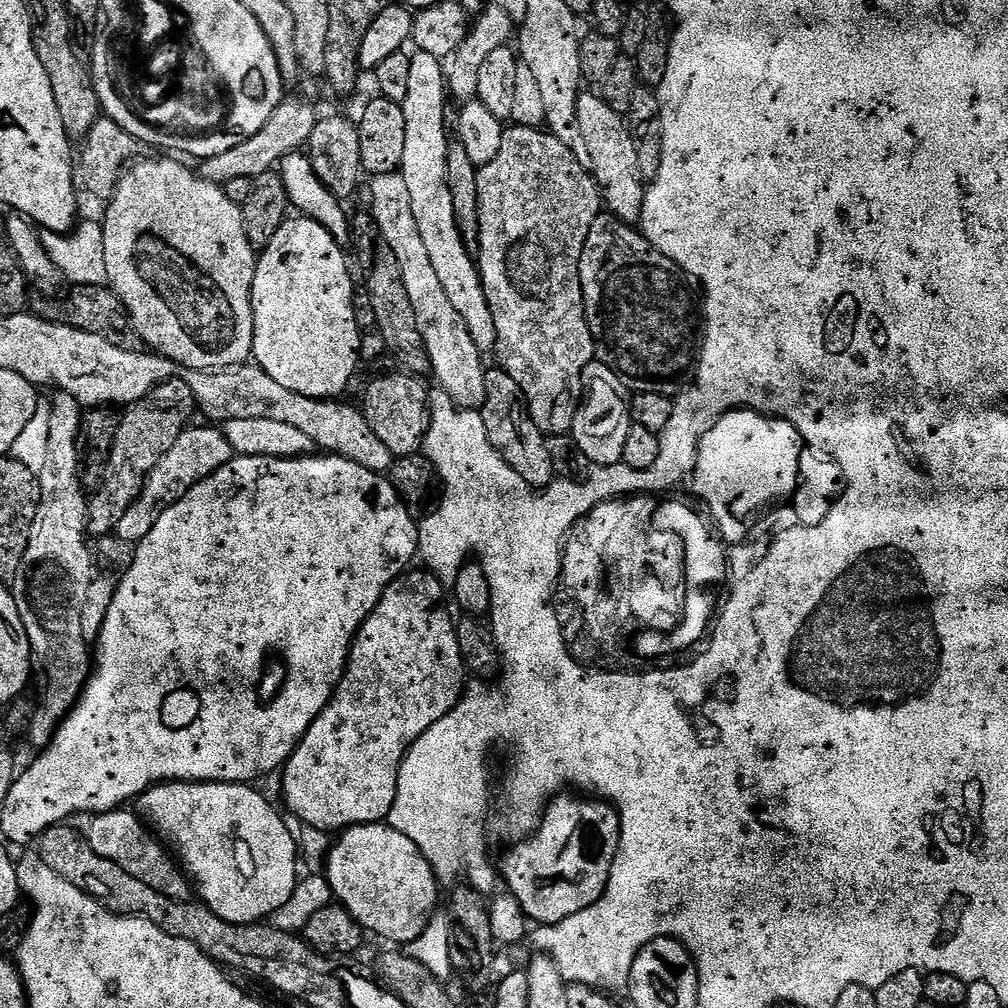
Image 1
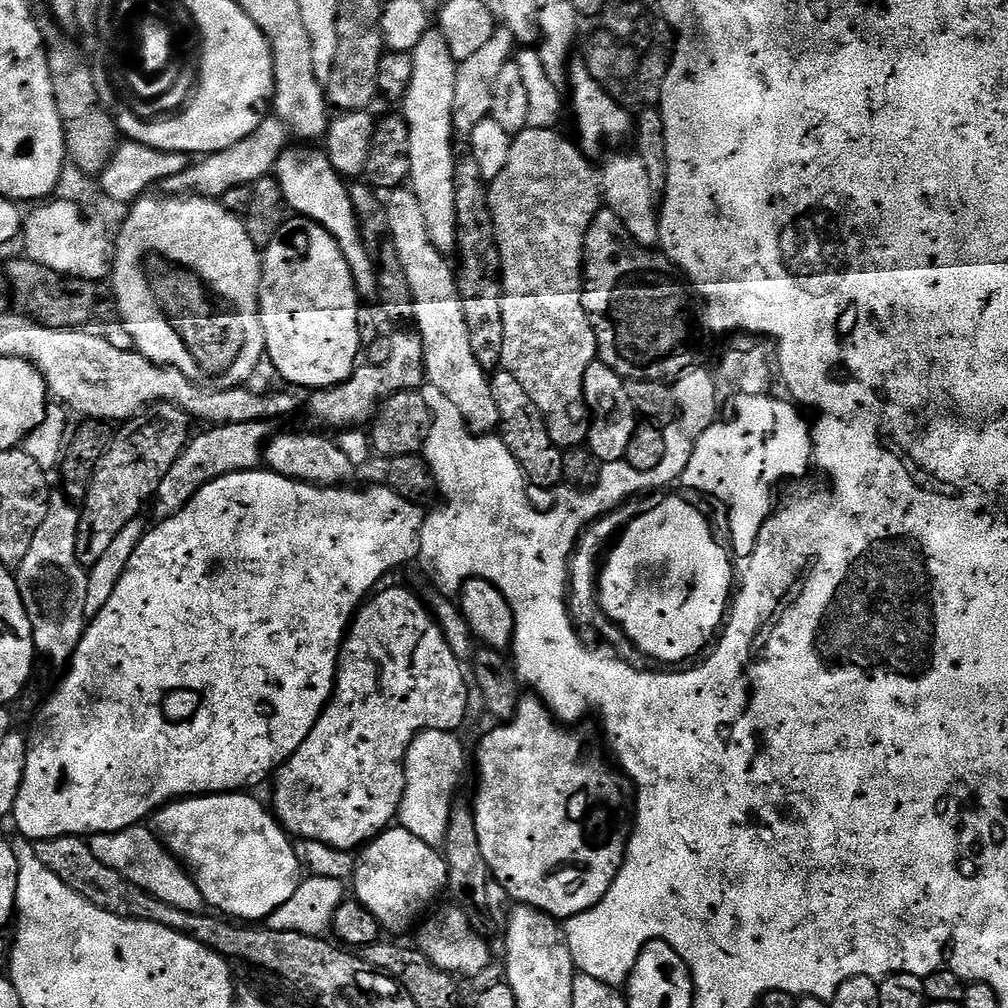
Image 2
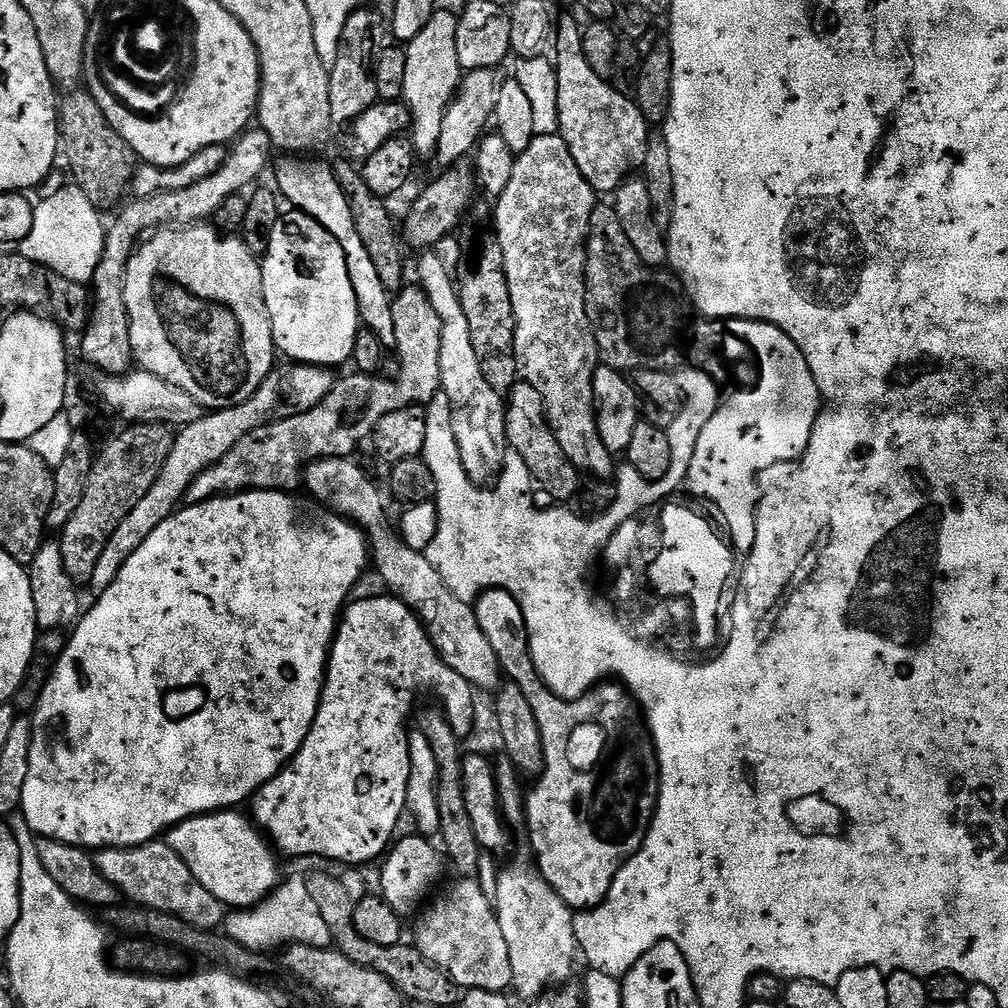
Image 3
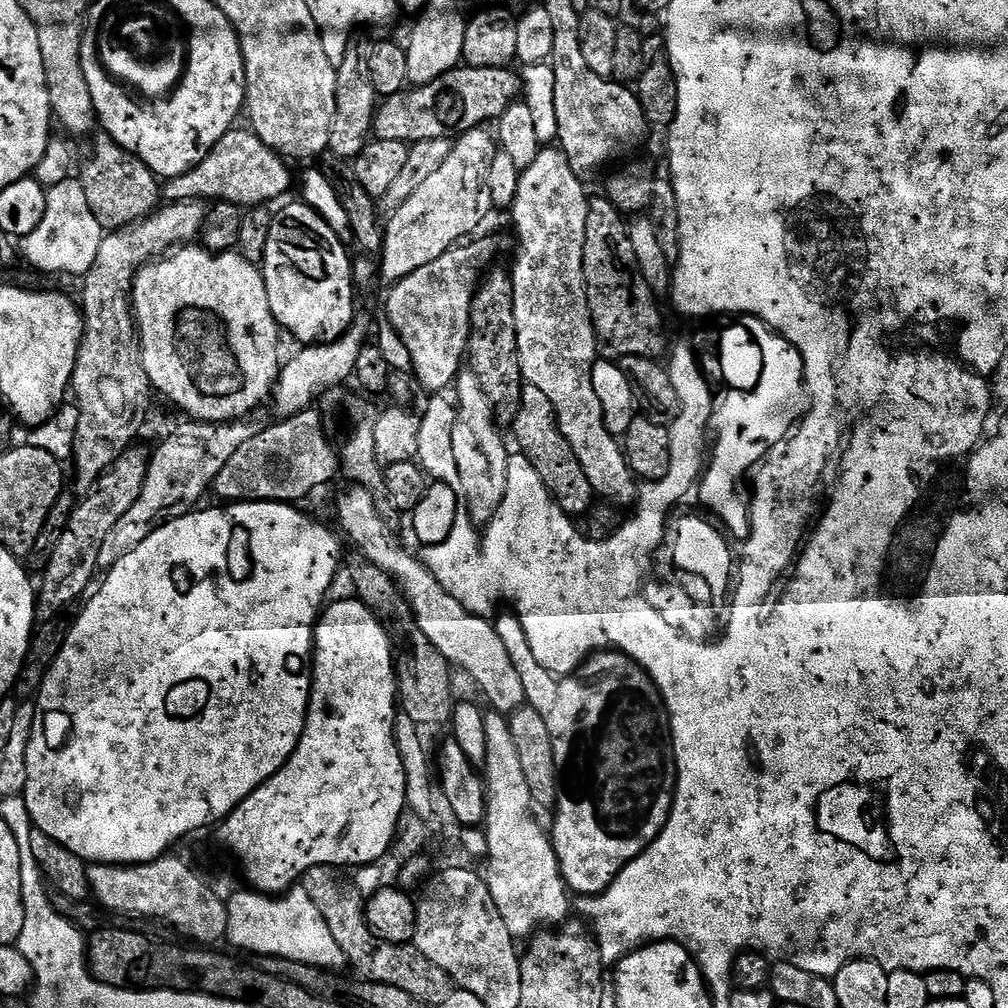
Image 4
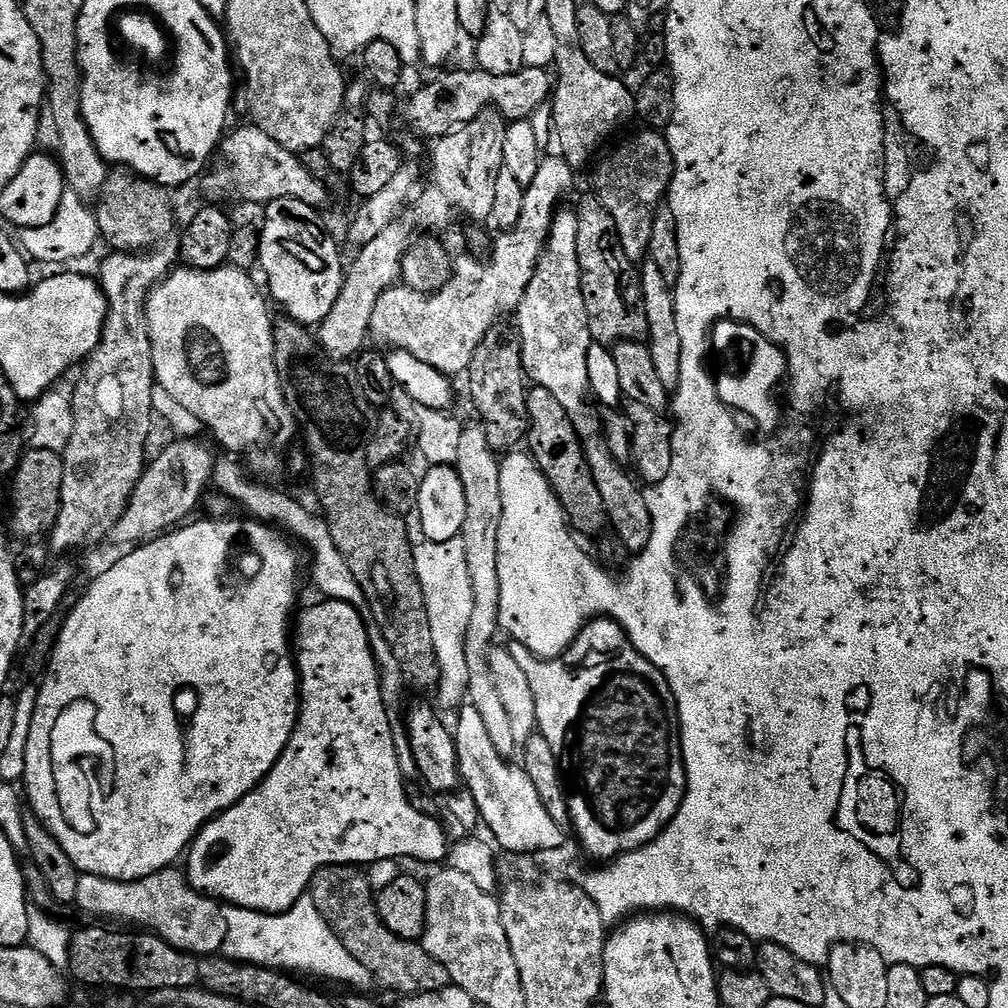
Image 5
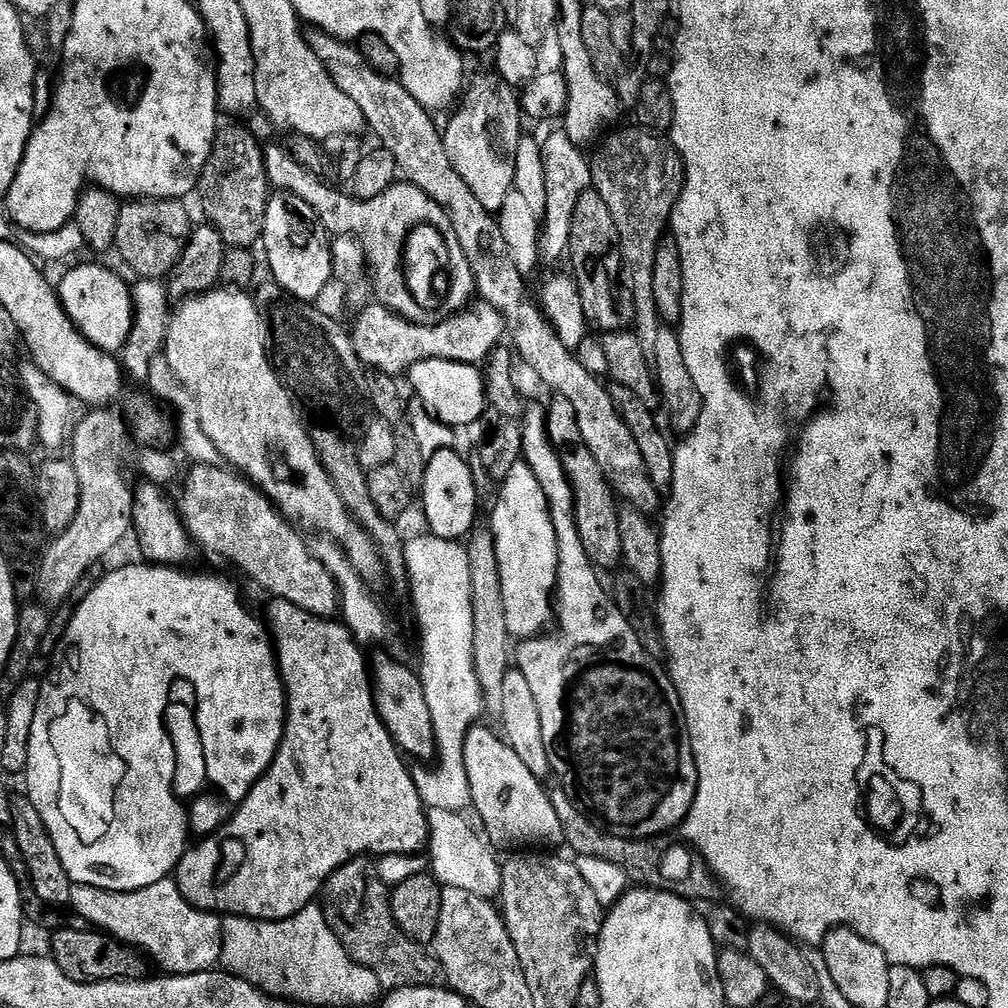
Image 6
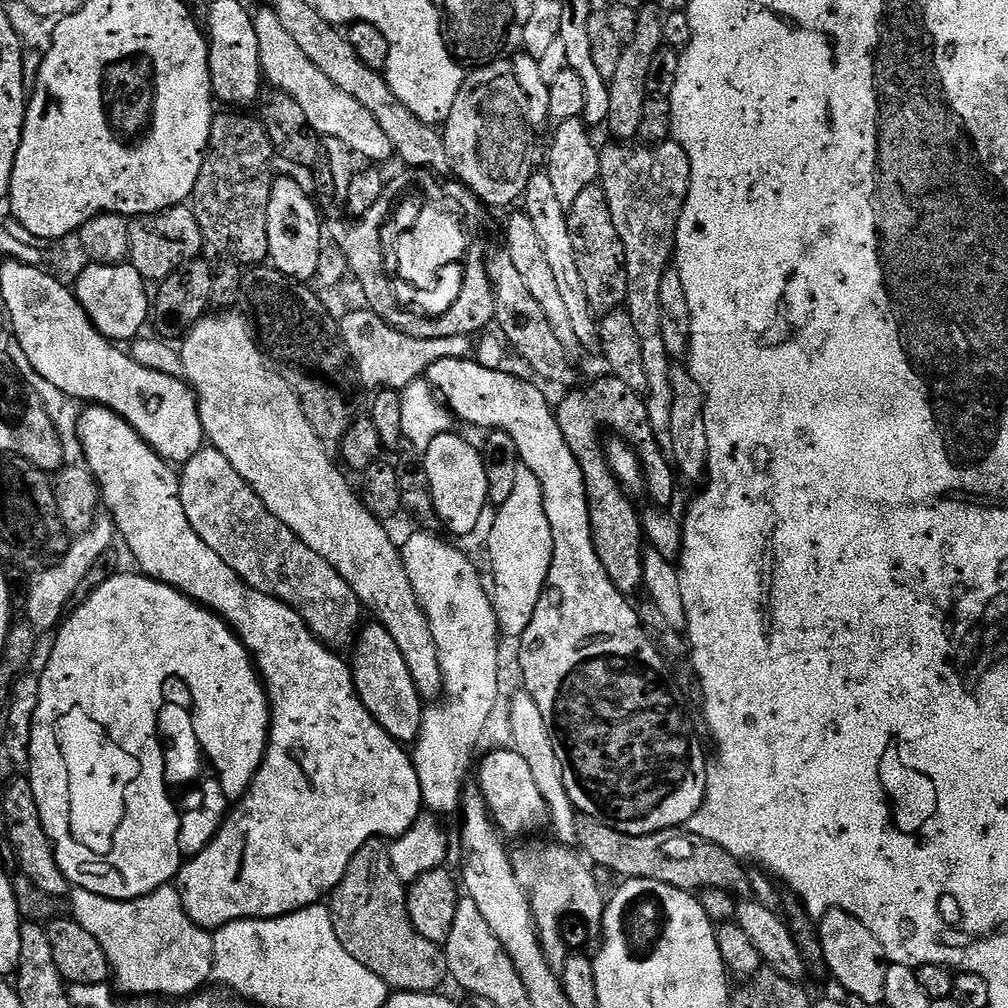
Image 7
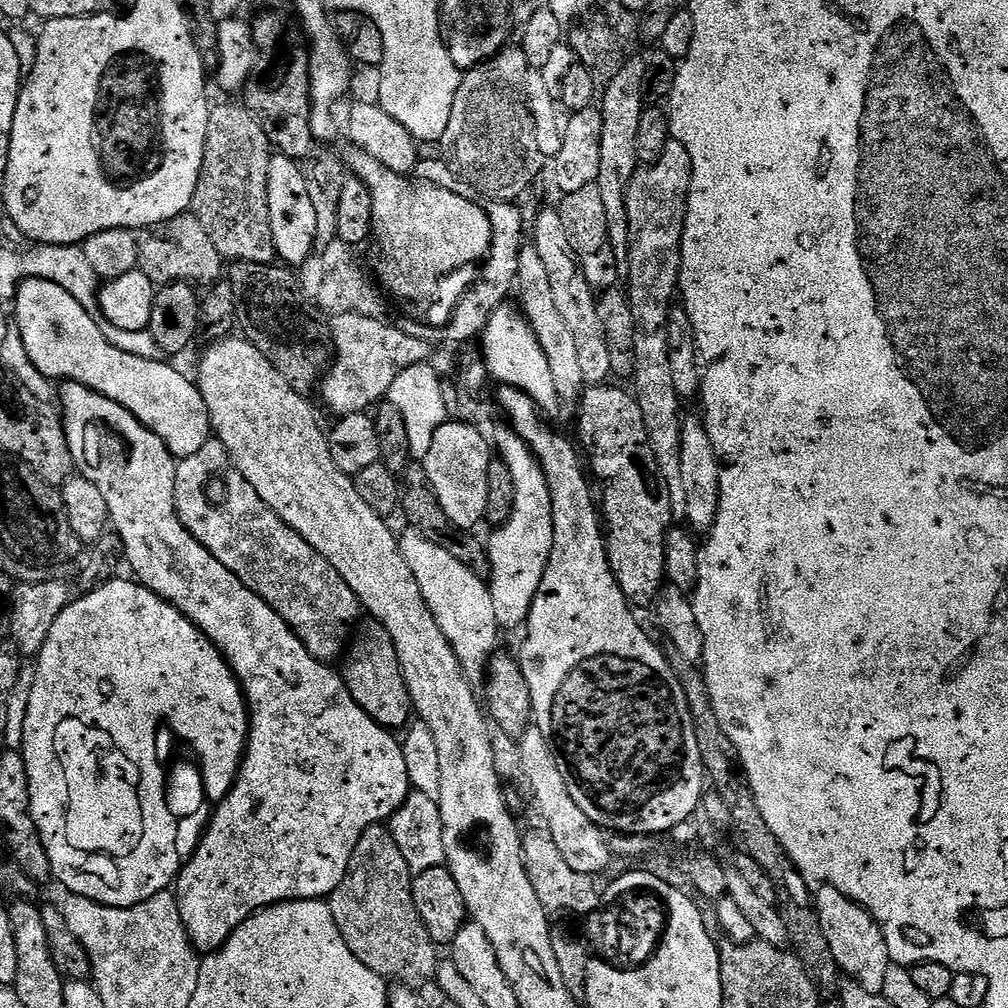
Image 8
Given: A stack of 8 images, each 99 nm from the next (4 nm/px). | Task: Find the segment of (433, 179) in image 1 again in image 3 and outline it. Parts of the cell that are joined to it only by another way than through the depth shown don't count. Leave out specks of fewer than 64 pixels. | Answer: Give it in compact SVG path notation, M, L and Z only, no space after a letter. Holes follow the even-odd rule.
M439 11L432 15L430 22L422 26L422 34L418 38L407 41L406 44L406 86L402 97L412 113L410 139L413 149L421 157L431 157L438 146L438 138L442 138L442 118L452 103L456 89L460 87L462 69L458 62L458 16L455 11Z

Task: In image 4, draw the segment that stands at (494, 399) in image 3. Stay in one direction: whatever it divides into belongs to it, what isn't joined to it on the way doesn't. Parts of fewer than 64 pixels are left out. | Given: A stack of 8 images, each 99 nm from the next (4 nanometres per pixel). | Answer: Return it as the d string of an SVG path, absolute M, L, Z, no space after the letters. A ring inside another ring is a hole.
M471 370L461 371L454 381L454 393L460 399L454 408L452 434L454 440L455 461L458 464L463 511L472 519L473 525L487 526L494 518L498 506L506 498L508 485L508 458L510 449L504 445L504 436L492 414L492 403L482 390Z

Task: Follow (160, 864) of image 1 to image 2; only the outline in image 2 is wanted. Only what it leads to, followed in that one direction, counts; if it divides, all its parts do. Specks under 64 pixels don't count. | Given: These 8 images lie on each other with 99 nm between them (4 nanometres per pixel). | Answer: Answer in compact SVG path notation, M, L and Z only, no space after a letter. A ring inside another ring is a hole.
M148 826L127 828L121 832L100 832L90 840L94 858L118 870L134 886L142 886L154 898L187 912L204 912L206 905L202 890L198 890L191 872L165 848L155 832Z

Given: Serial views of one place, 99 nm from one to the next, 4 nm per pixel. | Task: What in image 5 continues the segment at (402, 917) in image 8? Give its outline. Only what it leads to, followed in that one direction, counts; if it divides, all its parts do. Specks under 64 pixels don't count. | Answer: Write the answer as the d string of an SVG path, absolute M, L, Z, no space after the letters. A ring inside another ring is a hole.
M331 864L316 872L310 893L314 906L328 927L346 948L370 970L373 981L401 997L420 996L423 992L437 992L452 984L446 966L437 962L419 943L398 938L382 922L376 912L376 897L371 882L359 867ZM361 872L361 873L360 873Z

